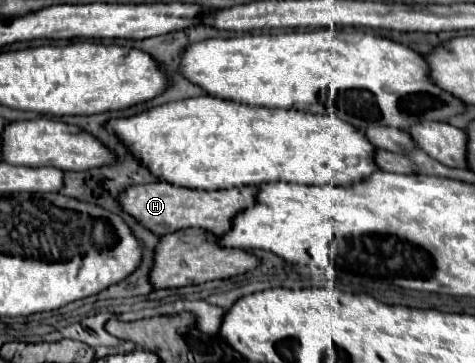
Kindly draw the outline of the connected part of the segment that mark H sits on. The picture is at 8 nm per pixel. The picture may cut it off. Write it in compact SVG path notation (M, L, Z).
M154 182L144 186L130 186L118 194L118 208L136 218L144 228L156 236L170 234L178 228L202 228L214 236L224 236L230 228L230 220L244 208L256 202L254 186L240 186L232 190L190 190L178 188L166 182Z

